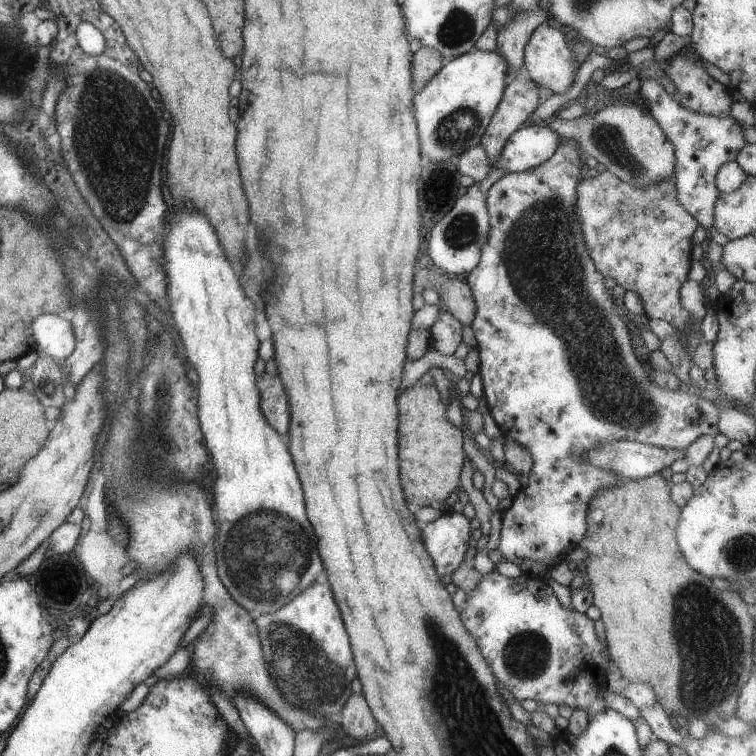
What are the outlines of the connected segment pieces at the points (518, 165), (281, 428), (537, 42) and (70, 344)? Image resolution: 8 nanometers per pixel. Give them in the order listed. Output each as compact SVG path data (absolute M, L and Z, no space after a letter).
M546 123L524 124L507 138L493 168L505 170L505 173L533 168L555 152L560 140Z
M261 374L255 377L255 386L259 392L259 408L265 422L279 434L289 430L289 406L283 384L277 376Z
M550 19L541 22L531 32L523 52L523 64L529 74L529 78L544 91L544 94L559 94L565 92L571 84L578 69L574 55L565 43L564 32Z
M43 314L37 316L29 327L31 338L35 342L34 350L43 352L45 356L55 361L67 358L75 348L75 336L69 321L57 314Z

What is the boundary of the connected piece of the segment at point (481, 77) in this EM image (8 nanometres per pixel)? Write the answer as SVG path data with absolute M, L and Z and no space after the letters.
M496 50L467 51L438 68L435 76L426 82L419 92L415 90L411 104L413 104L413 114L415 114L415 122L417 122L417 140L419 140L421 156L427 156L431 162L454 160L463 150L480 144L479 140L481 140L481 136L503 96L503 89L508 83L505 62L507 60L503 60L503 56Z

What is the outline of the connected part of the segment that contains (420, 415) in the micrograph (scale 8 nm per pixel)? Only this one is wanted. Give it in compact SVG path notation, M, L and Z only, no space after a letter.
M415 382L409 388L403 388L397 394L397 408L399 408L399 478L401 478L401 488L405 498L415 504L415 506L438 505L445 496L449 496L455 487L459 486L459 472L466 460L463 452L463 435L461 428L453 426L447 416L445 416L446 406L441 402L441 396L437 389L430 385Z

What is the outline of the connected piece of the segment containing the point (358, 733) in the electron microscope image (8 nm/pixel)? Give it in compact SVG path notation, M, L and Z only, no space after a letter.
M351 693L337 718L345 735L353 740L364 741L365 737L371 735L377 728L375 718L361 694Z

